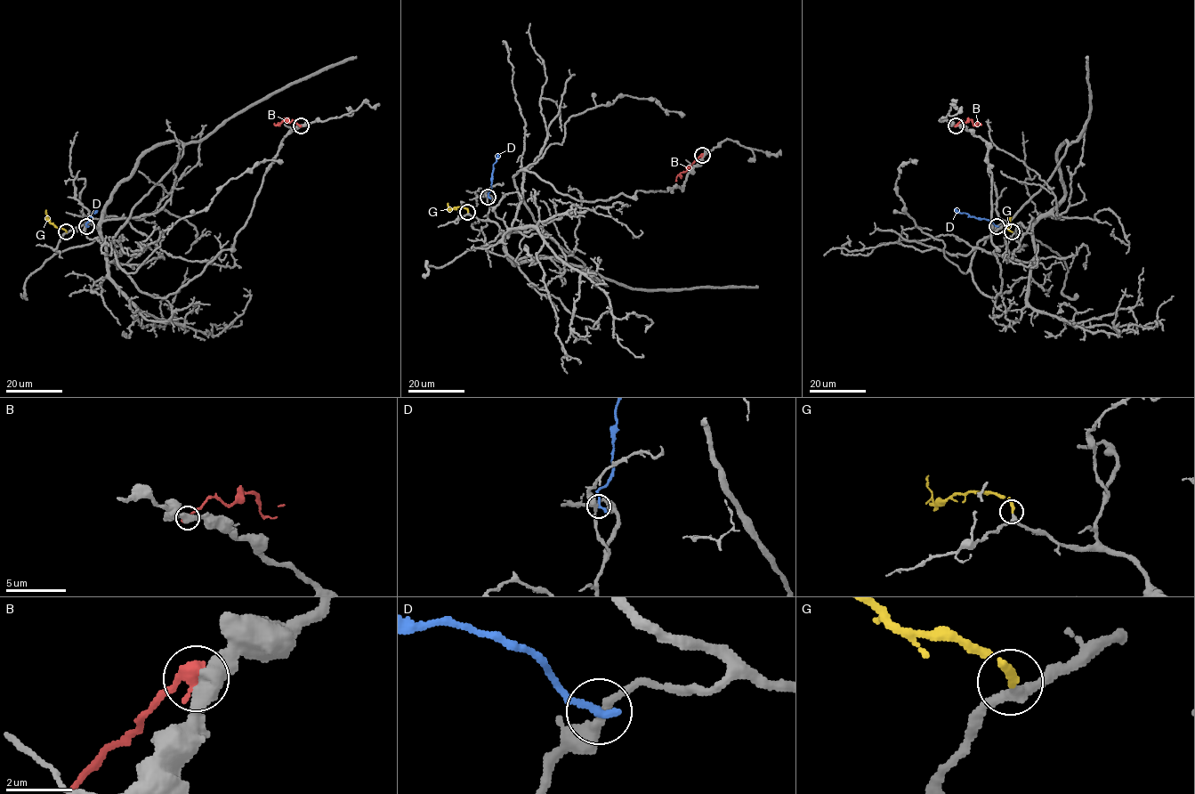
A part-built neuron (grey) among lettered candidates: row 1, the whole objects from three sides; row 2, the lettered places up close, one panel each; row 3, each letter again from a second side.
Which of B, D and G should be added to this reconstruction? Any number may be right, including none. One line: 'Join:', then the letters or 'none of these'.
Join: G

